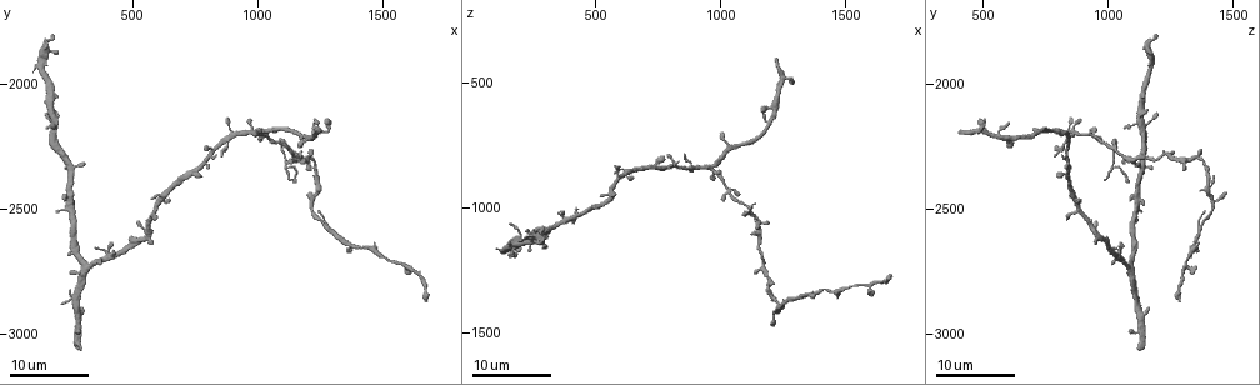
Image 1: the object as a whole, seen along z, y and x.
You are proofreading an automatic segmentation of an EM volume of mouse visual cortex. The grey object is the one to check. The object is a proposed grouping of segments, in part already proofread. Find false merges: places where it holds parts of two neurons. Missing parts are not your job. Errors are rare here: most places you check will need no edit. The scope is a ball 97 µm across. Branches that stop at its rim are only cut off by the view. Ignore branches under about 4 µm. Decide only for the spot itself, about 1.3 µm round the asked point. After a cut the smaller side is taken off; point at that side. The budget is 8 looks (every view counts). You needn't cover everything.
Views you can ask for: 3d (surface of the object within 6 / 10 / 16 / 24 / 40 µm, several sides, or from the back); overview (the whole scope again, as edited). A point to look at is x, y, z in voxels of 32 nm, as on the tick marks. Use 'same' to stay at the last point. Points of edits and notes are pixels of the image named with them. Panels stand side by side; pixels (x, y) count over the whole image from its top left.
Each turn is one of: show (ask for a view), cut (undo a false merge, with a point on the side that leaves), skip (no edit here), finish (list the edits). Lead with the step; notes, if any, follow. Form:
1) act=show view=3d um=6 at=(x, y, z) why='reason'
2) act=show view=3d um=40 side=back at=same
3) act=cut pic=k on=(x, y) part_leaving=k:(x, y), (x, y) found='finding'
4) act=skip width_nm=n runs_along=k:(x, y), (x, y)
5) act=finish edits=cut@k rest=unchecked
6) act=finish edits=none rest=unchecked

act=show view=3d um=16 at=(1170, 2280, 1240) why='sudden change in width'

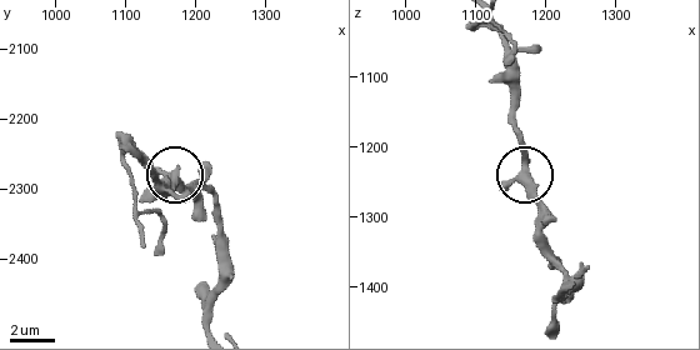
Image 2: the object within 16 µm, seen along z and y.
act=show view=3d um=6 at=same

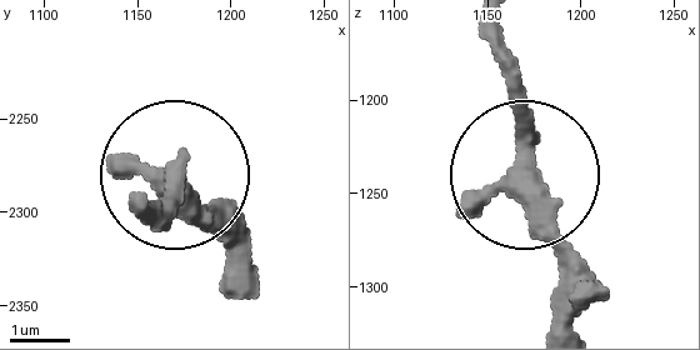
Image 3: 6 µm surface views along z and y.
act=skip arms=3 found='continuous, no second neuron'

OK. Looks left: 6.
act=show view=3d um=24 at=(970, 2190, 830) why='looks like a crossing'

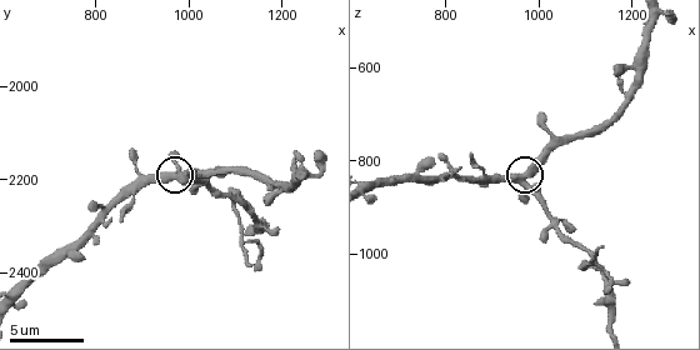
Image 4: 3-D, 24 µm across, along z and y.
act=show view=3d um=10 at=(965, 2195, 835)

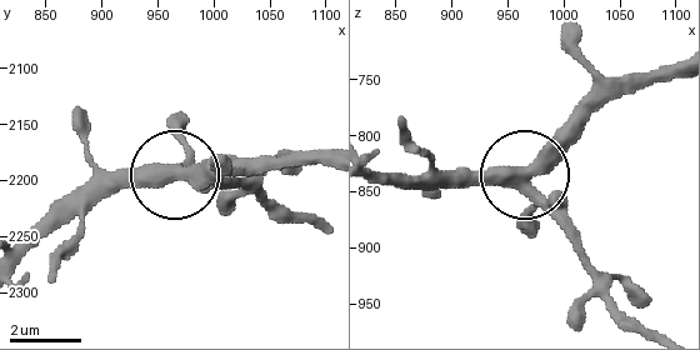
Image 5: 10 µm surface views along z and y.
act=skip side_arm_um=19 arms=4 found='continuous, no second neuron'

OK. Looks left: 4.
act=show view=3d um=24 at=(330, 2740, 1070)

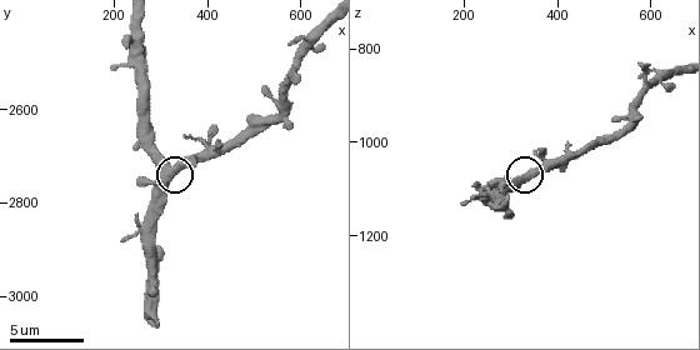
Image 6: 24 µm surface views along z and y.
act=show view=3d um=6 at=(325, 2735, 1075)

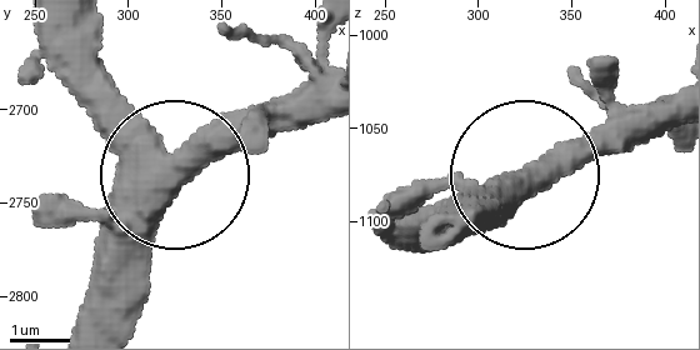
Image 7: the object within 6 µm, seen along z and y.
act=skip side_arm_um=10 runs_along=7:(329, 79), (210, 139), (135, 259), (80, 314) found='one neuron here'

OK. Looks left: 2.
act=show view=3d um=16 at=(810, 2290, 830) why='looks like a crossing'

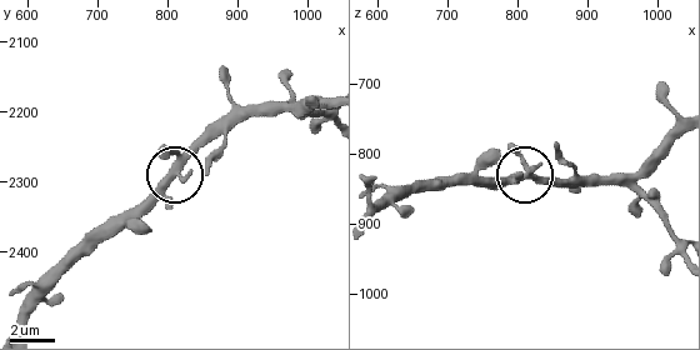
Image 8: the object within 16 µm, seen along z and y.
act=show view=3d um=10 at=same

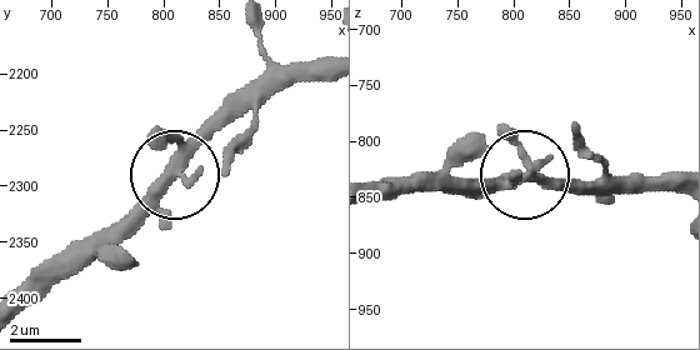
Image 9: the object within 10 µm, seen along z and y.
act=skip arms=4 runs_along=9:(166, 183), (259, 90) found='all the same neuron'

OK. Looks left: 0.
act=finish edits=none rest=unchecked

